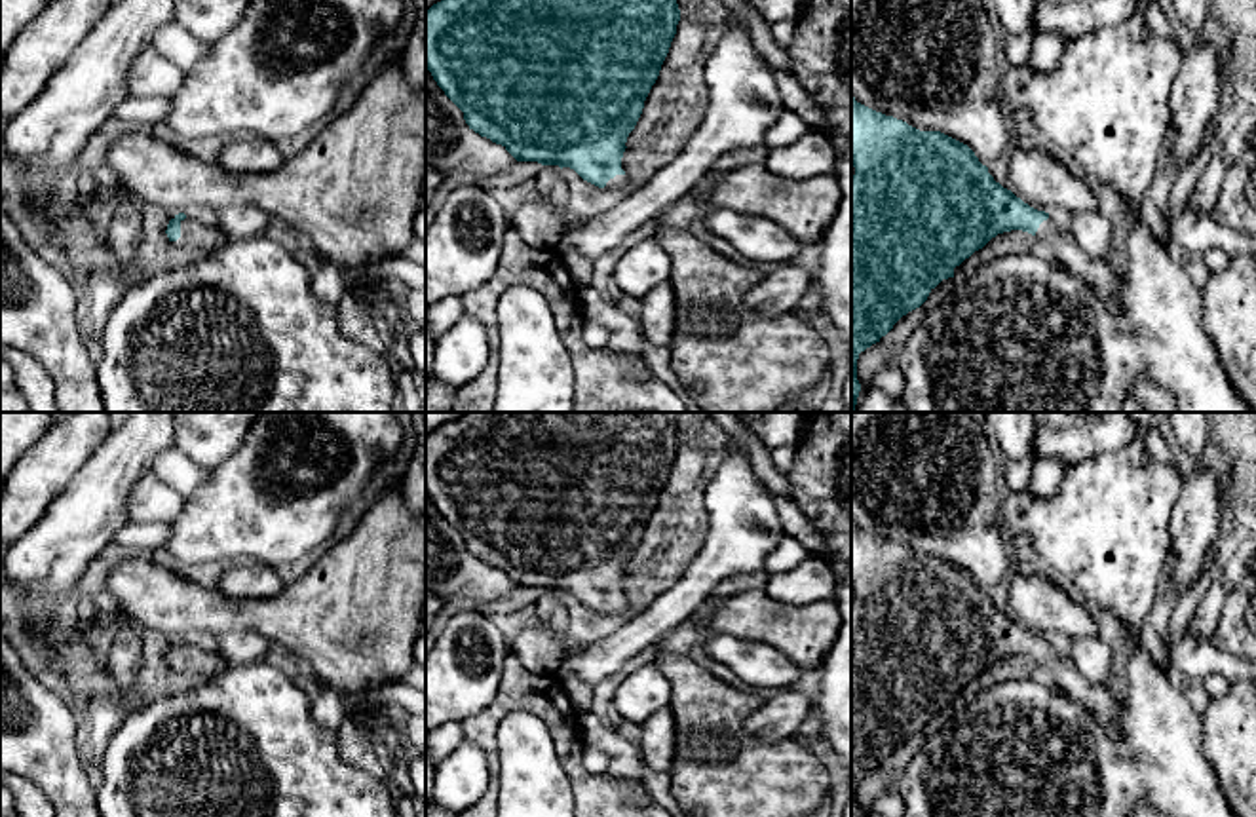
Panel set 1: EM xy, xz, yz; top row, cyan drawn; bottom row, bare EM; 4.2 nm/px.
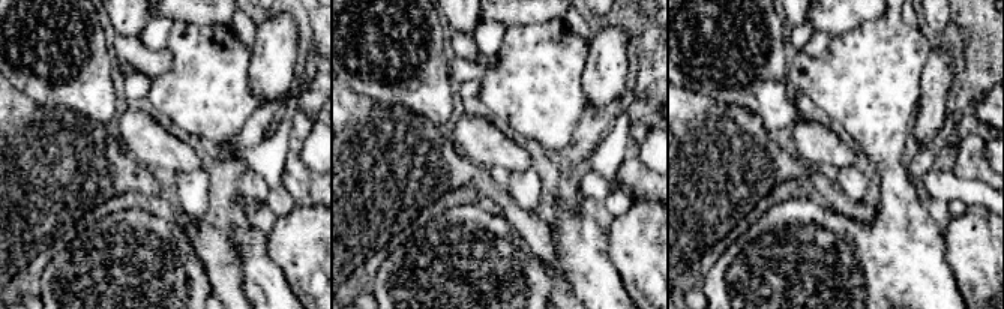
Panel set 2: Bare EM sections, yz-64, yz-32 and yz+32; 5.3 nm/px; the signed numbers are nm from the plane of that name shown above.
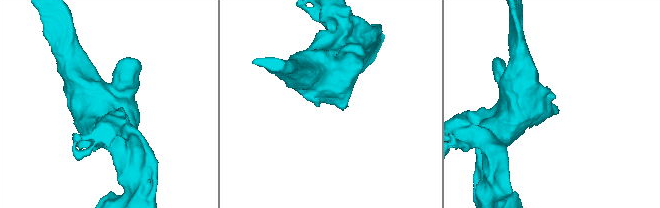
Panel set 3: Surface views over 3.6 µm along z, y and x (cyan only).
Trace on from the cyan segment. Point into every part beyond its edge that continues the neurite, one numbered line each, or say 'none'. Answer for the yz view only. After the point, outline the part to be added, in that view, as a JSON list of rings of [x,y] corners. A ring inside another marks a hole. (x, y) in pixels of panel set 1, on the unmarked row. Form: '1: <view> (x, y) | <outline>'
1: yz (1097, 700) | [[[1051,644],[1043,646],[1036,657],[1039,673],[1053,678],[1056,688],[1083,705],[1110,735],[1115,733],[1119,701],[1108,686],[1089,682],[1068,656],[1060,656]]]

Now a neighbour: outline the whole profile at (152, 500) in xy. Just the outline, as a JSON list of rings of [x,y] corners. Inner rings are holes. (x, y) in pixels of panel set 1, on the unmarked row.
[[[152,471],[131,490],[129,522],[173,522],[184,505],[184,496]]]

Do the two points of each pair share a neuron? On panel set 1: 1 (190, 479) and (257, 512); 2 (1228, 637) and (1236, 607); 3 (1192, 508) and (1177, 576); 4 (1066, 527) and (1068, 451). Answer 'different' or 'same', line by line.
1: different
2: same
3: same
4: different

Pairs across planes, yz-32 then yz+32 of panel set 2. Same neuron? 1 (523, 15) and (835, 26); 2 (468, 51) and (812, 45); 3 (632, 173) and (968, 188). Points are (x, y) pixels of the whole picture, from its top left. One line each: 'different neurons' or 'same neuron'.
1: same neuron
2: different neurons
3: different neurons

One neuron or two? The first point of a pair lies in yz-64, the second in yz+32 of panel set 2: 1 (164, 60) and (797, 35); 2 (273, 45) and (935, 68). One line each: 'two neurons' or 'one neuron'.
1: one neuron
2: one neuron

